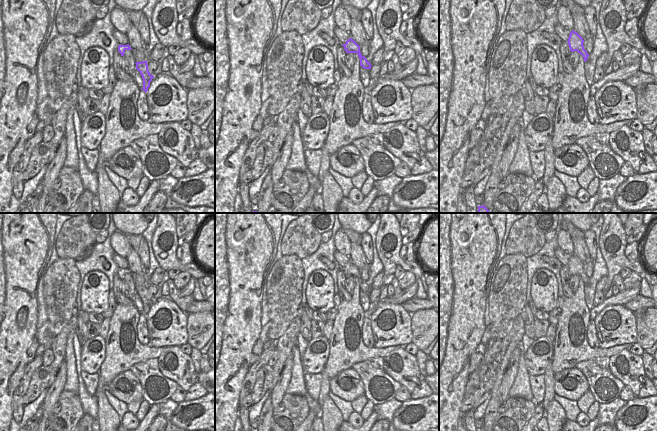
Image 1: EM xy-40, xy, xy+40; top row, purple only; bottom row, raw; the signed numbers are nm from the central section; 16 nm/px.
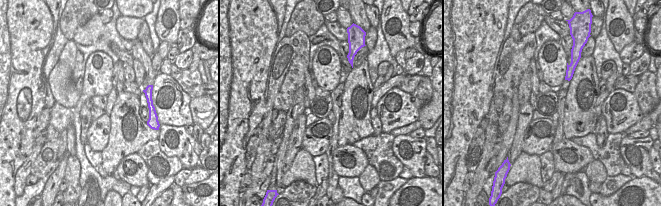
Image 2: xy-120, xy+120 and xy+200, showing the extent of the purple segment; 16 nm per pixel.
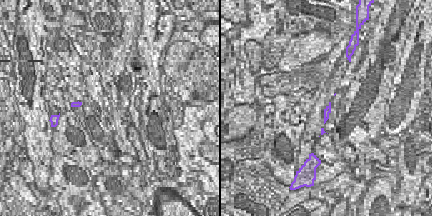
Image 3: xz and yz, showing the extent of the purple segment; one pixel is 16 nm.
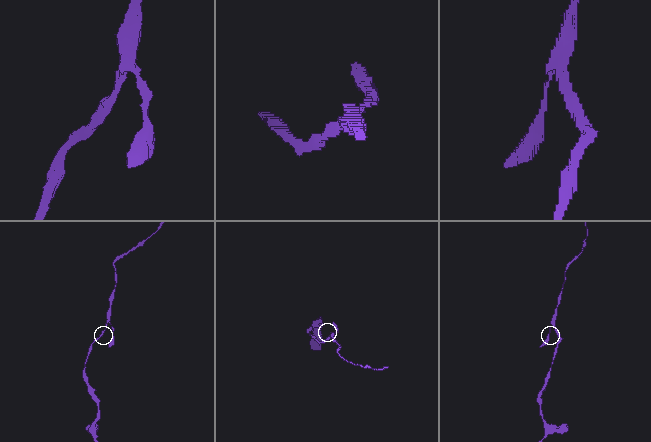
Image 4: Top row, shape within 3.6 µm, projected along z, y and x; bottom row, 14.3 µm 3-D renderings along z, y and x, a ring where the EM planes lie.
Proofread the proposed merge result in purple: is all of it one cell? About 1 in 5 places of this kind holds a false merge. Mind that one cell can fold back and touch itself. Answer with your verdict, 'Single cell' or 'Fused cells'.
Single cell.

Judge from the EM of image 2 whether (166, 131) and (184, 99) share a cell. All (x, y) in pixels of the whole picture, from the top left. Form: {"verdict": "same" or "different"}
{"verdict": "different"}

